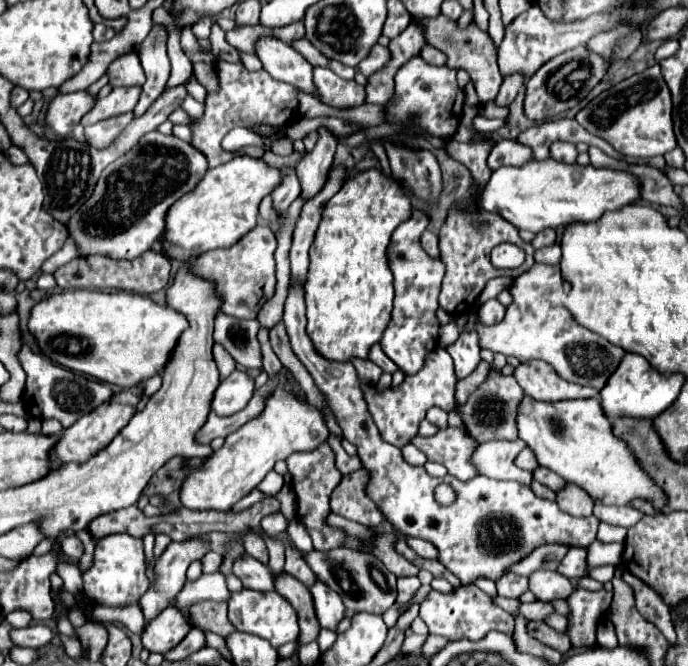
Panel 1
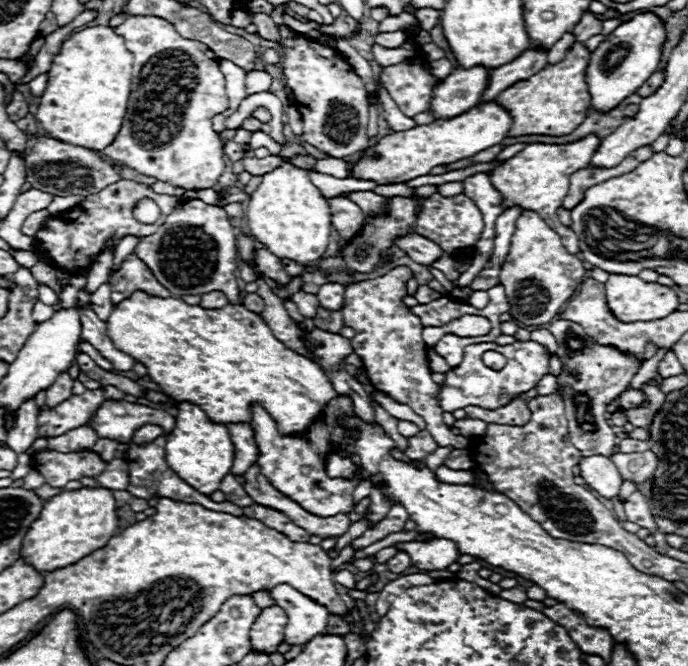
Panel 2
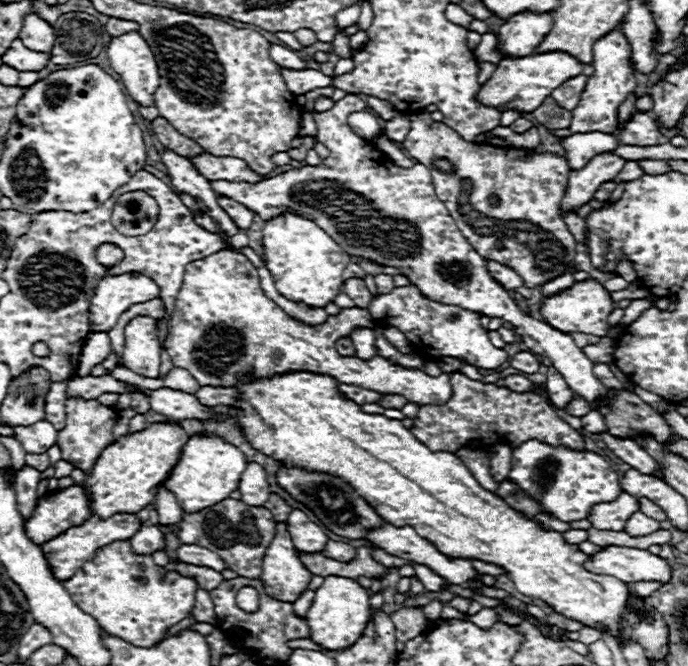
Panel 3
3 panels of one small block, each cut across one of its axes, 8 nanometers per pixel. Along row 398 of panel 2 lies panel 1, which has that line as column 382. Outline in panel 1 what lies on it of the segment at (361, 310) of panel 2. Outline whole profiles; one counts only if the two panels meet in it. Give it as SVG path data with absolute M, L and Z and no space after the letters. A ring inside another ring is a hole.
M438 348L428 354L424 368L418 374L404 378L404 382L398 390L390 388L386 392L376 392L372 386L362 386L362 390L366 394L368 410L374 418L374 422L378 426L382 426L386 422L386 432L380 432L380 436L388 444L404 448L404 444L408 444L414 438L414 434L418 436L418 426L424 420L426 410L430 406L442 406L446 412L455 407L456 382L454 364L450 354L445 349Z

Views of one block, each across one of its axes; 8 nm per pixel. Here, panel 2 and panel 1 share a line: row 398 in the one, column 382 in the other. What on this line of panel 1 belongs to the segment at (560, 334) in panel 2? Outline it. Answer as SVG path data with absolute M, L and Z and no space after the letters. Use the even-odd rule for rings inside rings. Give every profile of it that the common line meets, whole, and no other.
M342 548L342 550L332 550L330 554L318 554L316 550L312 550L310 554L302 554L302 556L308 562L308 566L314 570L318 580L326 582L326 586L330 586L334 592L338 592L342 596L344 606L350 610L384 614L396 602L396 596L398 596L396 576L390 574L386 570L386 566L382 566L382 562L378 562L376 558L370 558L370 554L358 554L358 550L354 550L354 548ZM372 568L376 568L384 574L382 584L376 584L372 580L372 576L370 576Z

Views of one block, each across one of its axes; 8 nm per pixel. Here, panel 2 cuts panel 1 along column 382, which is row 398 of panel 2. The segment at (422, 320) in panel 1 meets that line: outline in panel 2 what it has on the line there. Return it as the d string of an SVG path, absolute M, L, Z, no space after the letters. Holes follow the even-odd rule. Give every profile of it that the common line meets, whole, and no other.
M338 394L338 398L330 400L326 410L320 412L318 420L304 432L304 434L280 434L276 422L272 416L260 406L252 404L252 430L254 430L254 440L258 446L258 464L262 474L270 480L272 486L276 486L282 494L288 498L294 498L304 510L310 510L310 514L328 518L334 514L346 514L352 510L352 492L360 484L360 474L352 480L348 478L330 478L326 474L326 456L328 452L336 450L338 444L344 438L358 438L360 430L350 428L344 430L338 420L344 416L354 414L352 400L344 394Z

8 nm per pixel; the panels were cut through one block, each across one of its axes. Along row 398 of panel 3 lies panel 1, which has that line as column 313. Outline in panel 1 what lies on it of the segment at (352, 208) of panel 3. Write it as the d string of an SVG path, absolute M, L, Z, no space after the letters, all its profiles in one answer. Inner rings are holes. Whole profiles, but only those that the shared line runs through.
M316 582L310 588L310 592L312 592L312 598L314 598L316 616L320 620L320 626L336 632L336 626L340 624L340 620L344 618L344 612L346 612L342 598L334 590L330 590L324 582Z

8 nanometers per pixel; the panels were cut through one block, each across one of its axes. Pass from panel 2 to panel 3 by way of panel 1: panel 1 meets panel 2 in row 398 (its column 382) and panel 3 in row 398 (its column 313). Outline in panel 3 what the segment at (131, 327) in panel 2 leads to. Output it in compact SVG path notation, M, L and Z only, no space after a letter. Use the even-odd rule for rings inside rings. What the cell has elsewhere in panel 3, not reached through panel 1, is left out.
M294 372L272 380L238 384L236 388L244 392L242 402L236 404L236 408L242 408L242 414L236 418L236 422L242 426L246 440L256 450L272 456L278 462L286 462L288 466L338 474L374 506L384 522L394 522L396 526L414 526L422 538L426 538L446 556L500 564L514 580L518 592L548 602L552 608L556 608L556 612L564 614L566 618L580 620L584 626L596 628L598 624L606 624L612 634L618 636L618 614L624 610L628 594L626 584L610 576L588 572L582 566L588 556L580 552L576 544L566 544L560 532L542 530L534 520L524 518L502 498L484 490L462 464L462 460L452 452L432 452L418 442L400 420L390 420L380 414L364 414L358 404L346 402L338 394L338 382L330 376Z

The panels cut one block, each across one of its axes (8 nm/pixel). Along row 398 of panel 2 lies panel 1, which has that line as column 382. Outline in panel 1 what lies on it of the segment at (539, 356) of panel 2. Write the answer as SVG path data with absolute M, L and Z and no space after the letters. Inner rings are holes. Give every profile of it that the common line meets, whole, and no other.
M290 280L288 298L284 302L284 324L292 342L294 354L312 374L316 386L326 394L336 420L344 432L344 438L358 448L358 456L364 468L372 472L368 486L370 498L382 510L388 522L406 536L418 536L432 542L440 556L438 560L454 572L462 584L470 584L476 578L498 580L508 566L522 560L534 548L550 542L564 542L570 546L586 548L596 540L596 530L600 520L574 518L558 508L556 502L538 498L528 486L518 482L502 482L486 476L478 476L470 482L462 482L450 474L444 478L430 476L424 468L408 464L400 456L400 448L390 446L378 434L374 420L370 418L356 370L350 362L326 362L314 352L314 346L306 334L306 306L304 306L304 284L300 280ZM440 482L448 482L456 490L456 500L450 506L440 506L434 500L434 488Z

